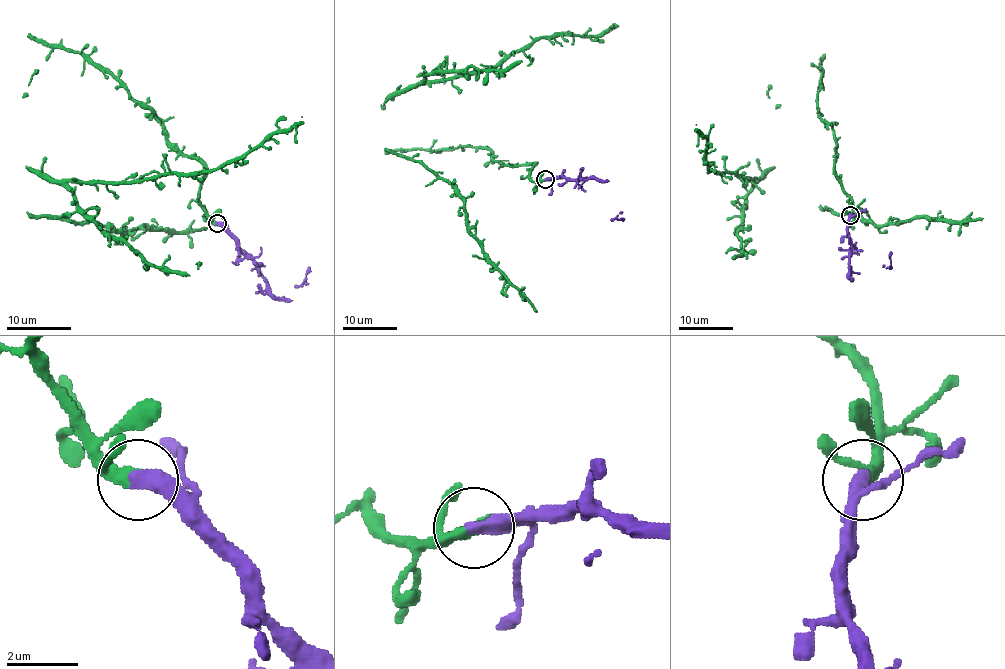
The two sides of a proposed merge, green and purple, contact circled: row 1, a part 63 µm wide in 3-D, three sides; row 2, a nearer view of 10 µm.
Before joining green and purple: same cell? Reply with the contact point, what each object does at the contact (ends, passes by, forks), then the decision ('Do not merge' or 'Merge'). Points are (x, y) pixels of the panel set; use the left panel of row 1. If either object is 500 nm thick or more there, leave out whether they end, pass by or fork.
Place: (217, 223). At the ring green passes by. At the ring purple ends. Merge

